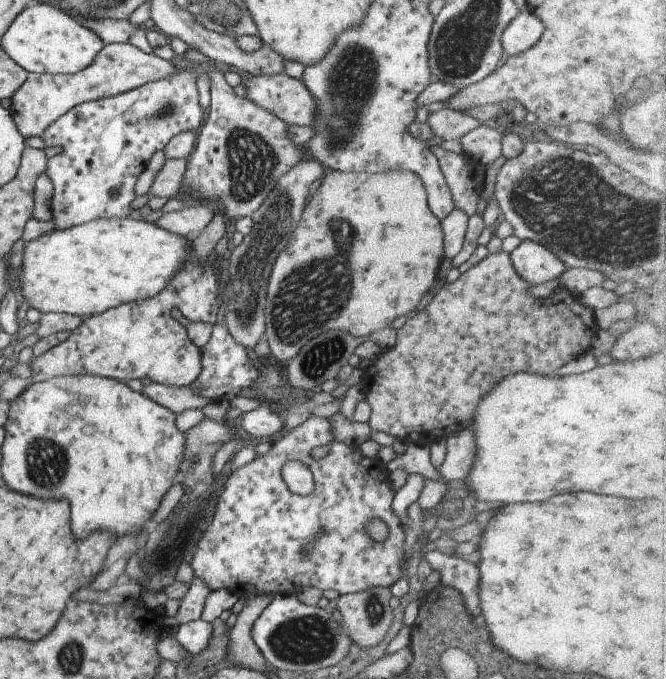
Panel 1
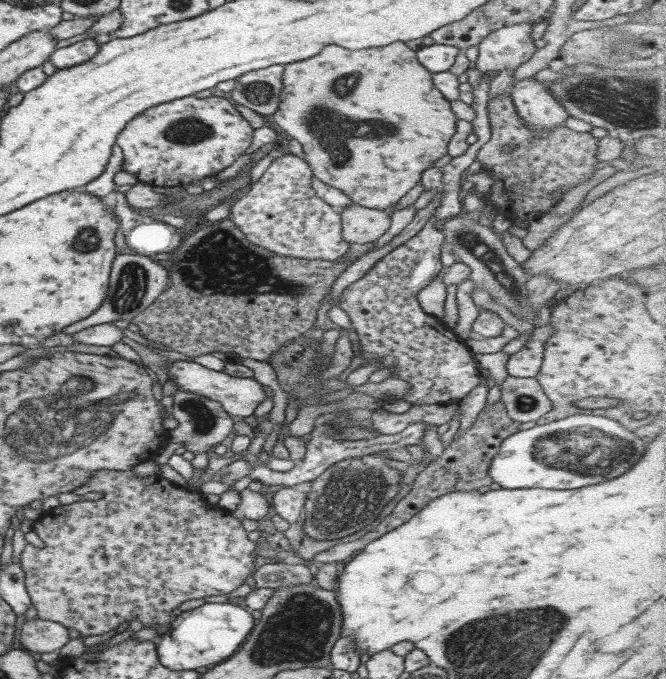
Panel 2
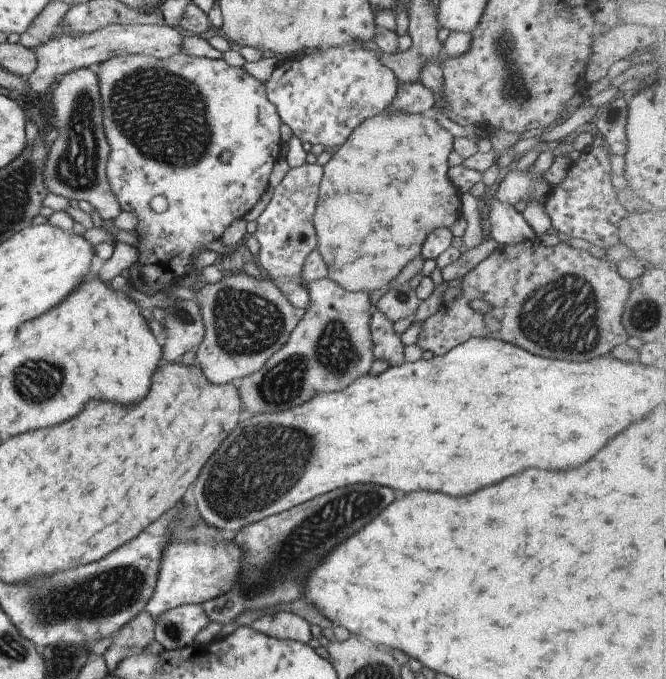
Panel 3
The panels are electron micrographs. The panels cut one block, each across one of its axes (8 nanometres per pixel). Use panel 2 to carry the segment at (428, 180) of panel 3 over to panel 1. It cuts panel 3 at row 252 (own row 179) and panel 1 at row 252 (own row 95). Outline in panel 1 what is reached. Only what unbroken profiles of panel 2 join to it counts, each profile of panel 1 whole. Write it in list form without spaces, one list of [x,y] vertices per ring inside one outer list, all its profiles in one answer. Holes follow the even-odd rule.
[[[325,170],[321,176],[319,187],[309,198],[309,203],[303,208],[303,212],[297,220],[297,226],[293,228],[287,244],[275,258],[267,280],[266,301],[263,306],[263,330],[270,350],[270,359],[284,366],[313,336],[317,336],[325,330],[343,330],[343,332],[349,332],[355,338],[357,336],[366,338],[369,334],[382,330],[387,324],[391,324],[395,318],[404,317],[410,311],[416,309],[417,302],[425,296],[425,292],[433,285],[433,280],[443,259],[441,221],[429,212],[425,186],[423,186],[419,176],[411,172],[405,172],[405,170],[383,170],[383,174],[363,174],[363,172],[347,174],[345,171]]]

